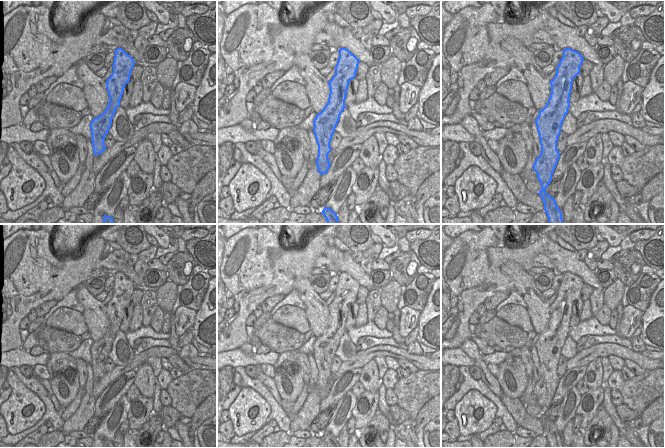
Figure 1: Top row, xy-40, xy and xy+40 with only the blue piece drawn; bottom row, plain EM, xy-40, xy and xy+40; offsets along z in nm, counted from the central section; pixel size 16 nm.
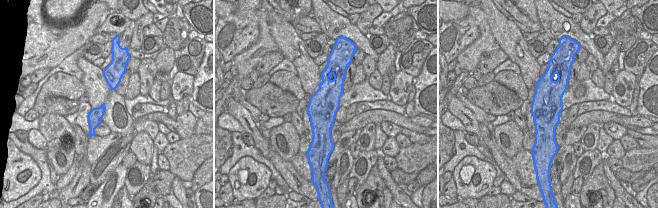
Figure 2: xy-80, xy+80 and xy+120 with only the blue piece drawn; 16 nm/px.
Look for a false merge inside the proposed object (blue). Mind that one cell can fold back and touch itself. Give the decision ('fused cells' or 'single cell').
single cell

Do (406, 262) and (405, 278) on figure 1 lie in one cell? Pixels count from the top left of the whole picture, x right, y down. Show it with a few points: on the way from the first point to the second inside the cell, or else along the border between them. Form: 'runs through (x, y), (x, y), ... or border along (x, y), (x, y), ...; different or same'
runs through (405, 266), (405, 274); same

